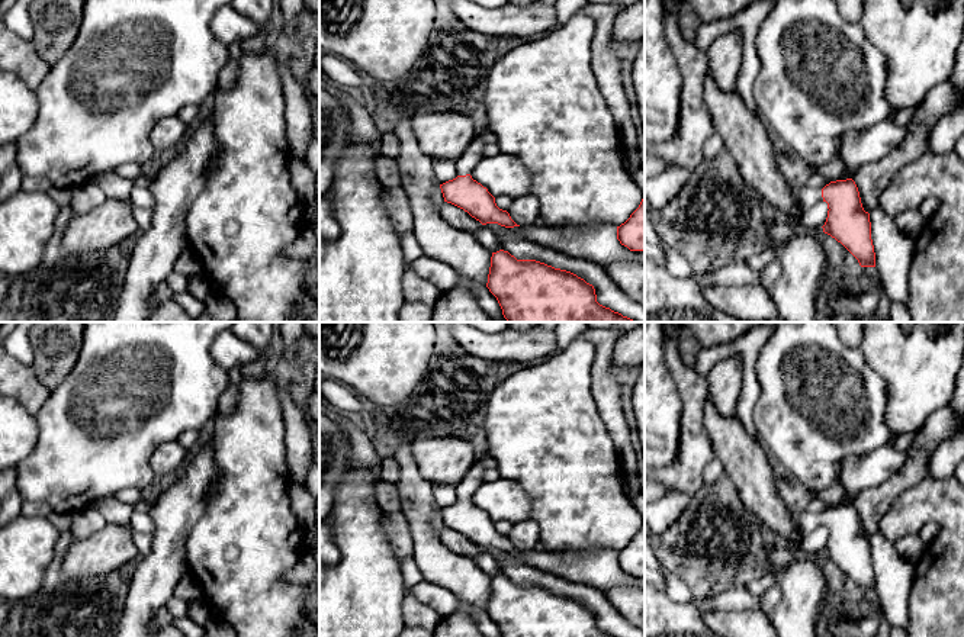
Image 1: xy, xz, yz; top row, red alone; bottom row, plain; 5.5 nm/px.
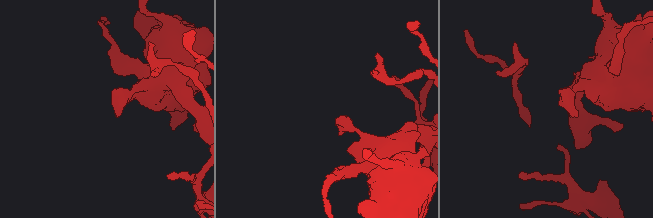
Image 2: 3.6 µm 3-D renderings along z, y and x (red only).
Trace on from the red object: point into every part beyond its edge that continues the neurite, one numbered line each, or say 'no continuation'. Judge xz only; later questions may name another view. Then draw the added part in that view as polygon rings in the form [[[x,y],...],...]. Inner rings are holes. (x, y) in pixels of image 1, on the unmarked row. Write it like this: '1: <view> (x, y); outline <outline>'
1: xz (474, 479); outline [[[488,451],[473,463],[467,474],[454,486],[460,501],[470,499],[475,490],[483,483],[485,464],[483,459],[488,456]]]

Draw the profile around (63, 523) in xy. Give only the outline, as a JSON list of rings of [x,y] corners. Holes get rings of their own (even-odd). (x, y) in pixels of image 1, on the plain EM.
[[[52,512],[48,518],[60,533],[71,531],[71,515]]]

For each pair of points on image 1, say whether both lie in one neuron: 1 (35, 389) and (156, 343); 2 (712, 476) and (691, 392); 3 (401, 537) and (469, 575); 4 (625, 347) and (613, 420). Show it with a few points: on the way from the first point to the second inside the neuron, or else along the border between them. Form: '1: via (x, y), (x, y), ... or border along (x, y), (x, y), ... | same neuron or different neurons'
1: border along (50, 391), (45, 402), (34, 415) | different neurons
2: border along (715, 456), (703, 473), (703, 483) | different neurons
3: border along (401, 512), (411, 533), (414, 555) | different neurons
4: border along (620, 337), (613, 351), (613, 364), (619, 372) | different neurons

